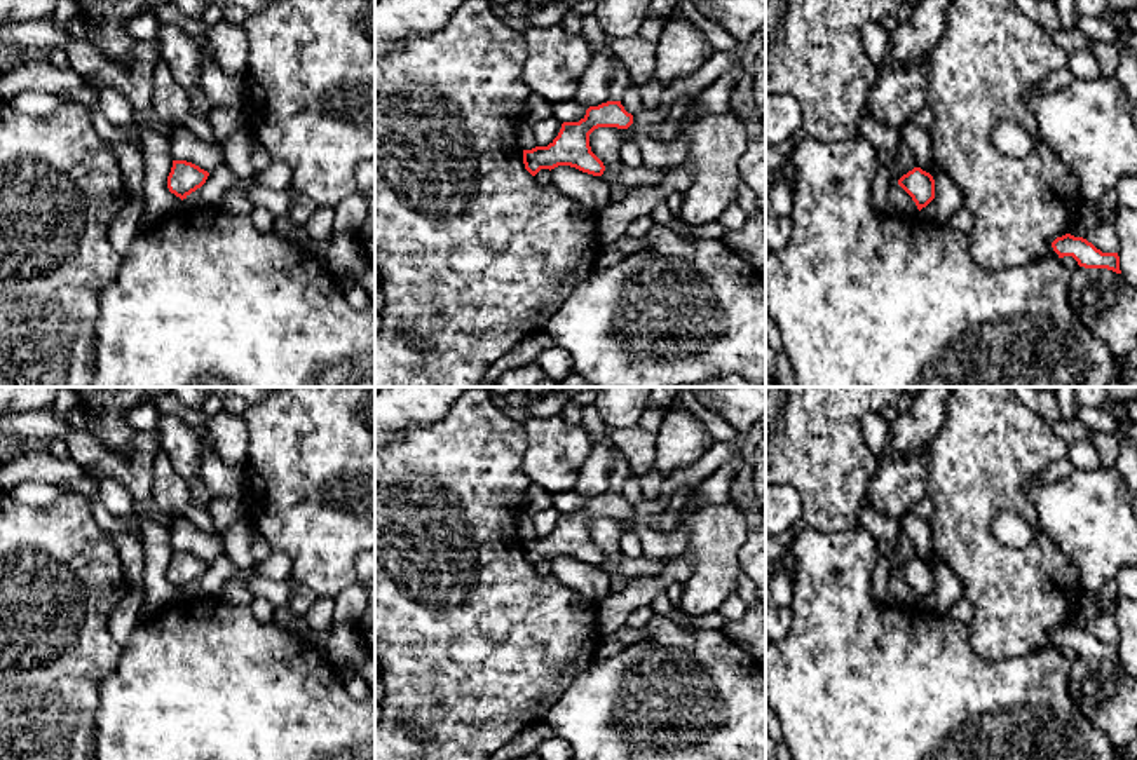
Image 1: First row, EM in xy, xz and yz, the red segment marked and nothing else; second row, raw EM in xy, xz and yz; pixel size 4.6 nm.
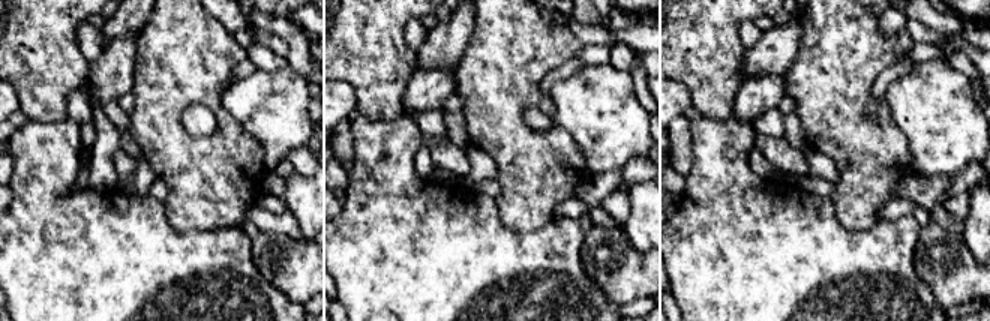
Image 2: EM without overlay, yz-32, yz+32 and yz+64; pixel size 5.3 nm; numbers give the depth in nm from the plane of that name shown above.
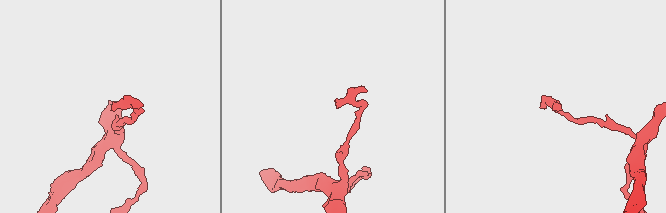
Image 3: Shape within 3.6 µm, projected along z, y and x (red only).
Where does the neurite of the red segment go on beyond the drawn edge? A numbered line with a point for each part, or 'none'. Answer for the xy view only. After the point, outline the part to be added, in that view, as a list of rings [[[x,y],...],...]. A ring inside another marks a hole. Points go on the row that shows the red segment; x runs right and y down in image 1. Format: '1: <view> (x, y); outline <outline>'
none

